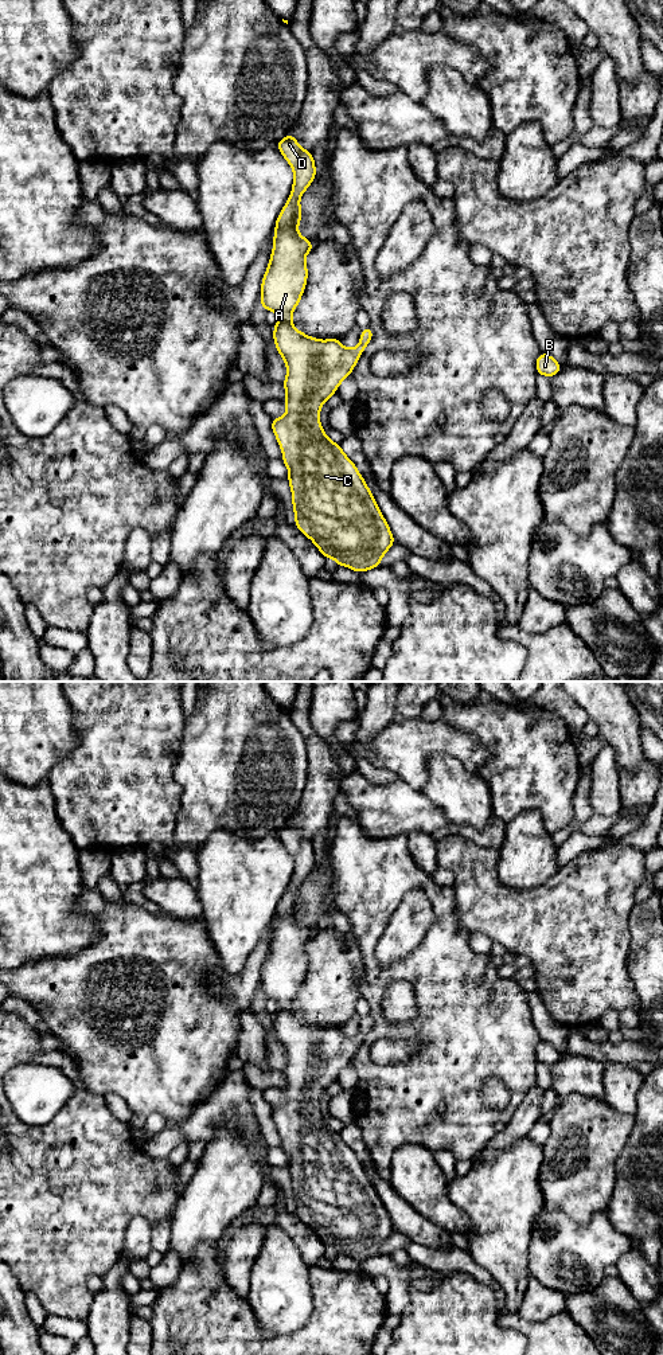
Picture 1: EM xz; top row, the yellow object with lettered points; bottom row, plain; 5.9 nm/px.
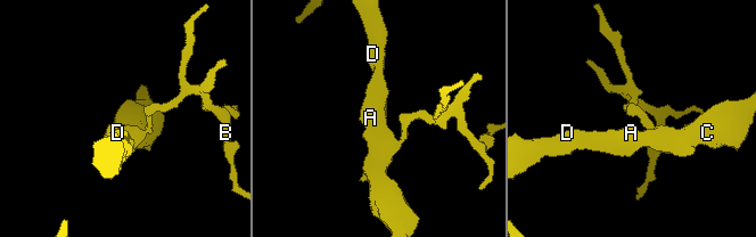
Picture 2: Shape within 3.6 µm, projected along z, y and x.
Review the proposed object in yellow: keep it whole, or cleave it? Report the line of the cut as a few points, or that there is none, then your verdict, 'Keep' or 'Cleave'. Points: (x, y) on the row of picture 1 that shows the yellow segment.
No split. Keep

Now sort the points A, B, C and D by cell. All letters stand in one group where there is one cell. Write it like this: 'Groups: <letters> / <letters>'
Groups: A B C D

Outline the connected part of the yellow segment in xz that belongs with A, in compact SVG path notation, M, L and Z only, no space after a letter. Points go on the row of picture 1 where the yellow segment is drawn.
M286 134L277 142L278 151L293 168L293 187L289 199L276 220L273 250L261 284L260 302L265 311L278 315L273 329L276 348L286 364L282 382L286 398L286 414L272 419L272 430L282 450L292 489L295 526L308 536L325 558L363 573L381 565L381 559L395 543L371 491L355 464L344 454L340 445L323 432L317 418L321 405L338 391L338 386L350 376L360 354L373 339L373 329L362 329L356 348L346 348L339 339L319 340L296 329L292 313L300 302L308 277L307 254L315 247L297 229L301 220L300 198L316 176L315 160L309 151Z

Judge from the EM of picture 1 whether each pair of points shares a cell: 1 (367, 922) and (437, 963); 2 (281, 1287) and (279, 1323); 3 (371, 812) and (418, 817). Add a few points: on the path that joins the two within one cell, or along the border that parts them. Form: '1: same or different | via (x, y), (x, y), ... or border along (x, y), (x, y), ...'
1: same | via (367, 949), (370, 964), (379, 973), (410, 969)
2: same | via (280, 1296), (279, 1314)
3: same | via (383, 812), (406, 812)

